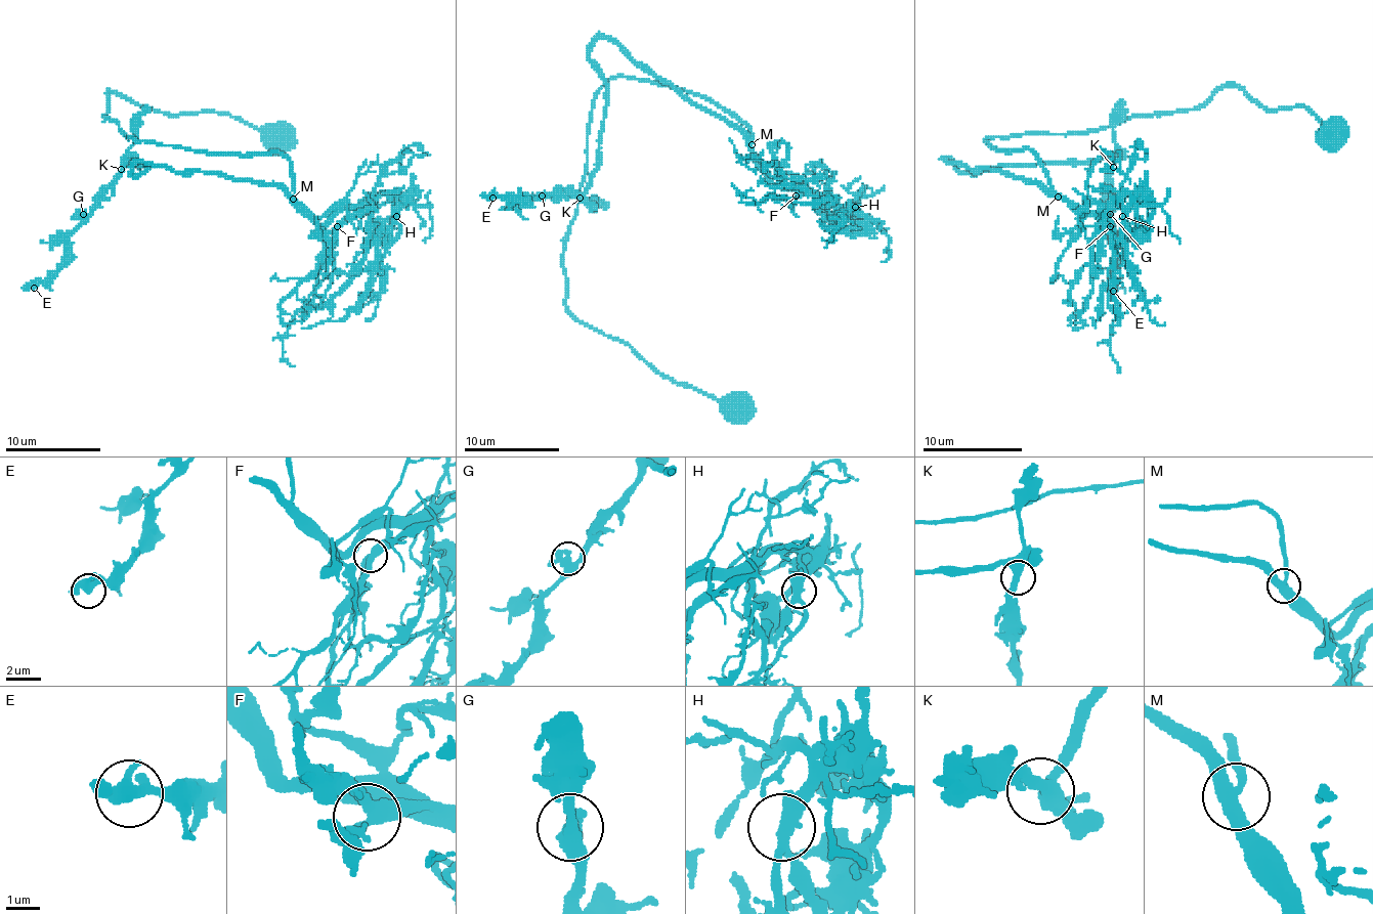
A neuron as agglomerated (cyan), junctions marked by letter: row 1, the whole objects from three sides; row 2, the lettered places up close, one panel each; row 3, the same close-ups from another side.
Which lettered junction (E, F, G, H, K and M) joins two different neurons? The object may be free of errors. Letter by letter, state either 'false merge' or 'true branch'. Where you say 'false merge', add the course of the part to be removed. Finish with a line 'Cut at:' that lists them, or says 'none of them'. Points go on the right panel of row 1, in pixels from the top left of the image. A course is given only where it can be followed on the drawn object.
E: true branch
F: true branch
G: true branch
H: true branch
K: true branch
M: true branch
Cut at: none of them

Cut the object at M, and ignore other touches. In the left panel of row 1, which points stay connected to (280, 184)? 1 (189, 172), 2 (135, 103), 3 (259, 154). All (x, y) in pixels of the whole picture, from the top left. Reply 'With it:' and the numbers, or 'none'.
With it: 1

